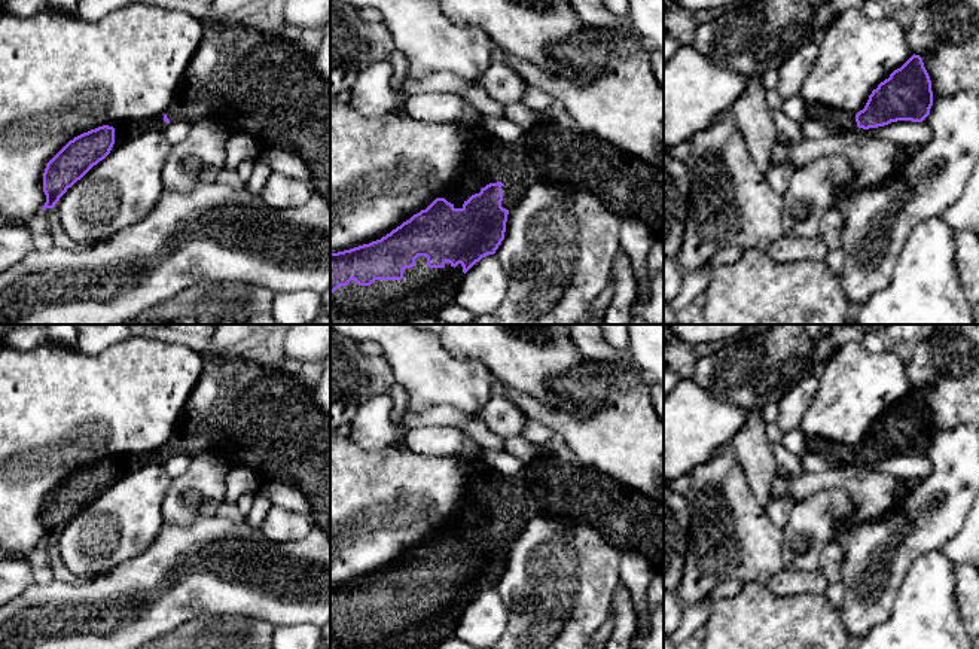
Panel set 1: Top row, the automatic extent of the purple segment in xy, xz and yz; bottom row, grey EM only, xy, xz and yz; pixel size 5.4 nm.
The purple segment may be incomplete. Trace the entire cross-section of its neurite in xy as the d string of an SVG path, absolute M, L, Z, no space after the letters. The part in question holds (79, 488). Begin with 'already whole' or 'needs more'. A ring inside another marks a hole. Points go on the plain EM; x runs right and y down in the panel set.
already whole | M98 460L70 473L48 497L43 506L43 525L46 536L42 543L54 542L60 531L80 514L94 499L103 494L115 478L115 461Z

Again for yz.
needs more | M912 389L900 402L894 403L888 412L881 415L876 423L872 424L863 444L857 448L836 444L820 436L806 436L809 453L815 453L827 458L829 461L841 466L850 466L853 463L878 461L897 454L922 455L933 439L931 414L924 400L919 389Z

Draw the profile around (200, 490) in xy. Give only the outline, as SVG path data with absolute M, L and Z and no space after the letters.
M201 451L190 457L189 467L174 478L162 502L164 522L190 525L217 515L226 500L226 475L232 466L219 454Z

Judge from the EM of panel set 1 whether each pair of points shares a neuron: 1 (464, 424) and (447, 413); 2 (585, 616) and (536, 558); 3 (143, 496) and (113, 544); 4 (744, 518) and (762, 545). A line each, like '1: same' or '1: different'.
1: same
2: same
3: same
4: same

